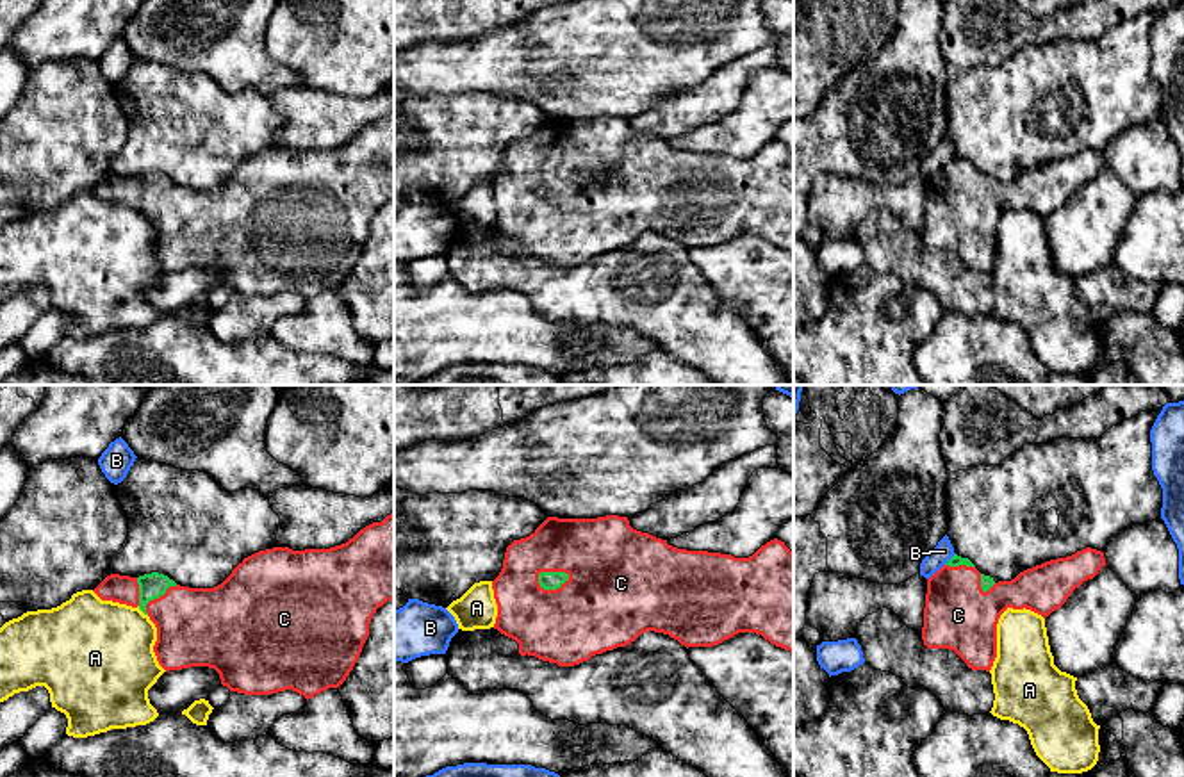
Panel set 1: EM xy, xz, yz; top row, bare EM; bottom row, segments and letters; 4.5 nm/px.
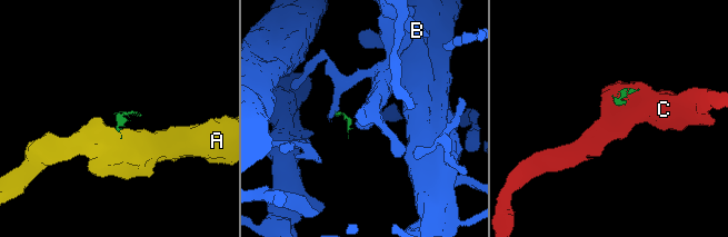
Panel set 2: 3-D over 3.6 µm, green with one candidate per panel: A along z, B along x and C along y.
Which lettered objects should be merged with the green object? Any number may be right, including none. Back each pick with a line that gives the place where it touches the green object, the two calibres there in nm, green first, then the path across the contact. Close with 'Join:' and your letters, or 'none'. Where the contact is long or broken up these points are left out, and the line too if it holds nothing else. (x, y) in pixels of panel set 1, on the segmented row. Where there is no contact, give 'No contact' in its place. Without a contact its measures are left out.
C: Touches green at xz (553, 588). Thickness 80 nm (green) against 420 nm
Join: C

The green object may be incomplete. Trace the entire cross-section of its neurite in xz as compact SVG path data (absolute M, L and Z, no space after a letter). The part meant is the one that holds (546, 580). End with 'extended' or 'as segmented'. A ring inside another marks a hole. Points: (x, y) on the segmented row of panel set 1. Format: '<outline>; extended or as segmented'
M547 517L530 536L506 547L492 590L497 604L494 629L515 640L521 656L558 667L574 667L596 654L626 647L647 631L669 634L687 649L713 647L738 633L756 633L793 652L793 552L777 538L749 558L735 558L672 547L667 540L633 529L628 517Z; extended

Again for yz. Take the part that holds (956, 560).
M1086 547L1072 556L1057 558L1020 572L1011 581L995 583L981 574L968 558L954 554L927 579L922 640L927 649L954 650L968 668L990 672L997 658L997 624L1007 609L1031 609L1043 618L1059 609L1084 581L1106 567L1102 551Z; extended

